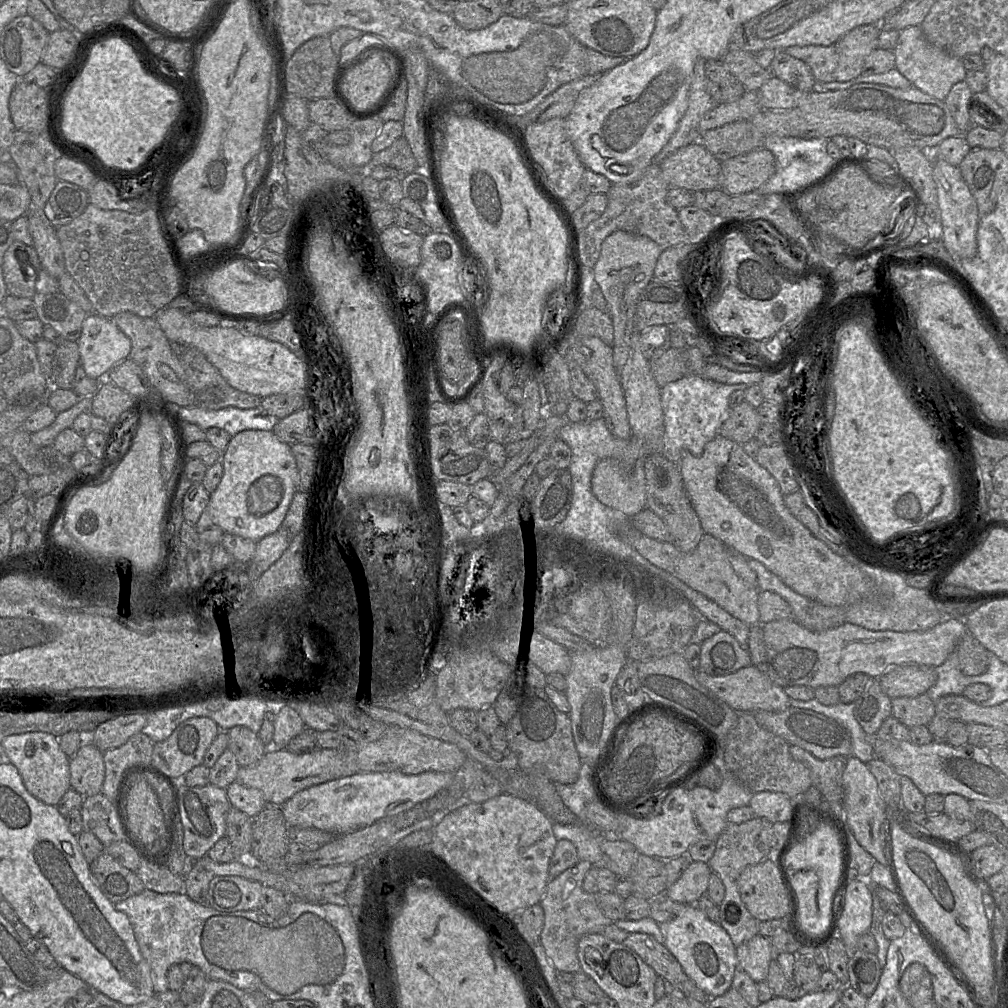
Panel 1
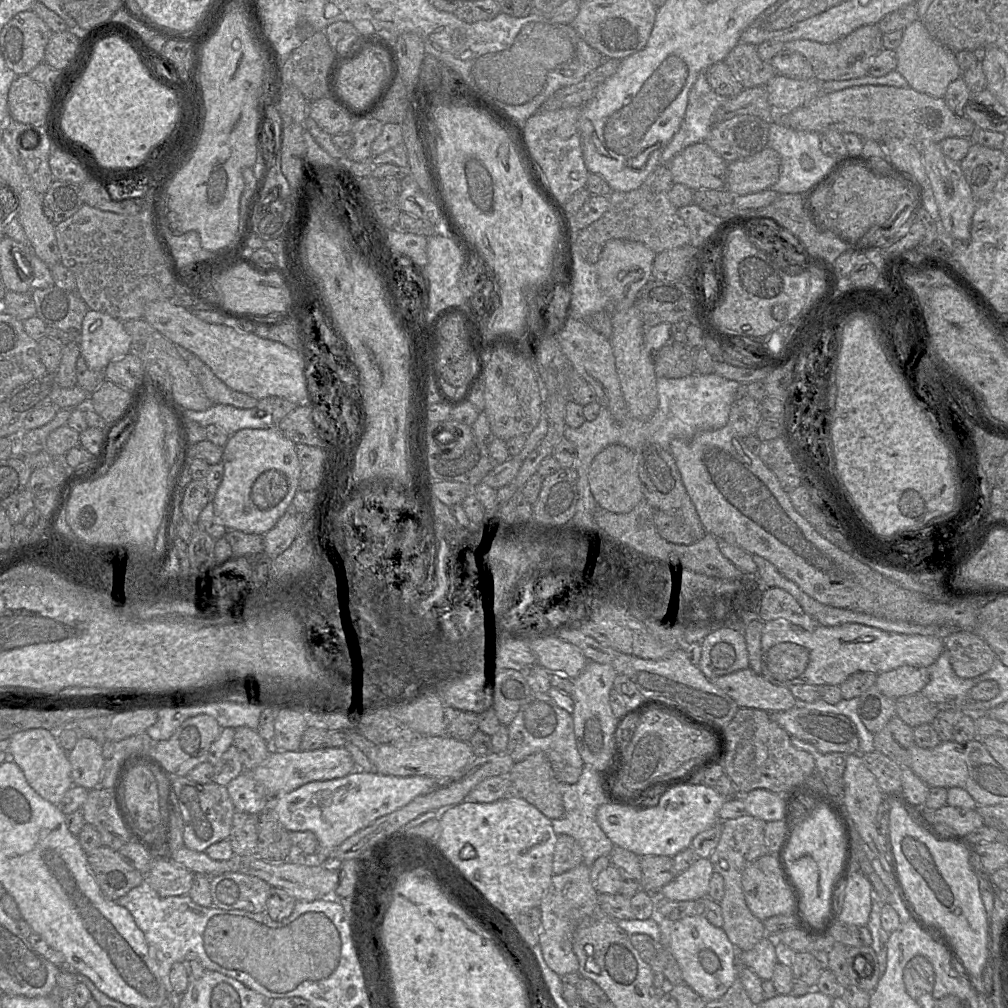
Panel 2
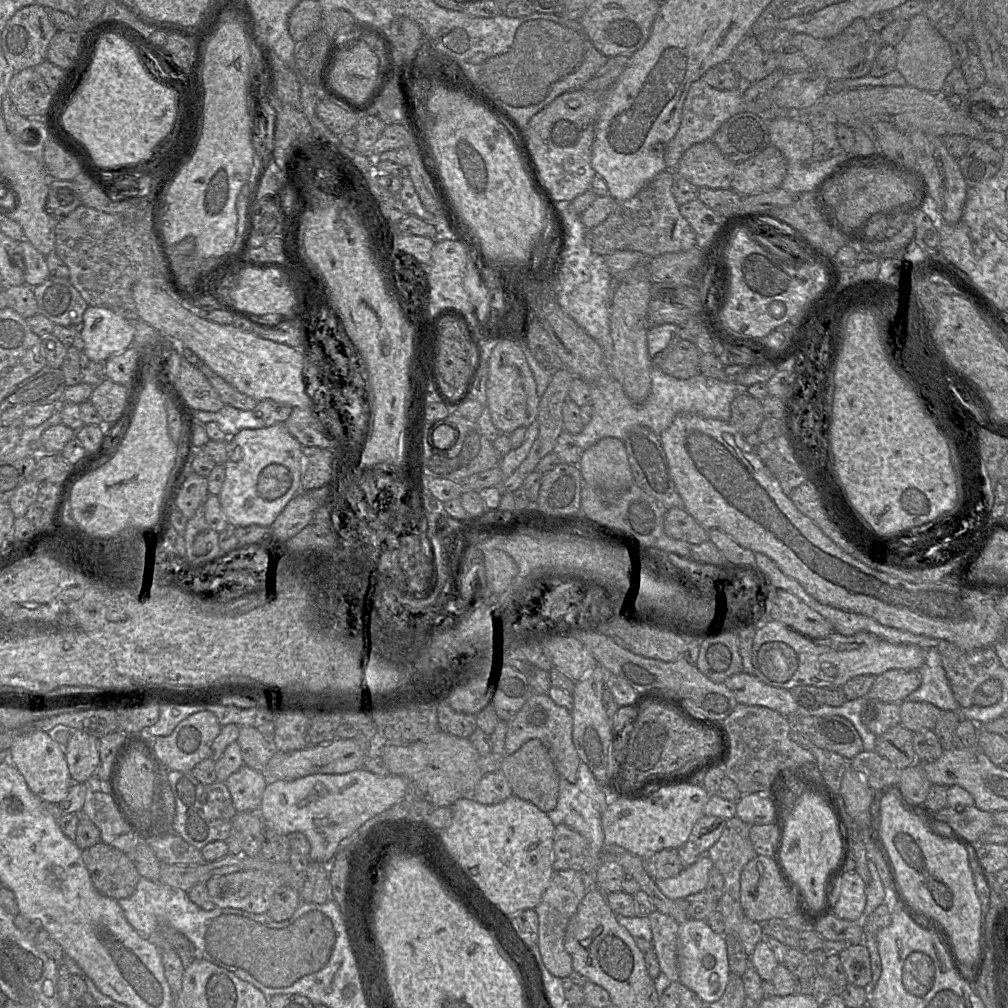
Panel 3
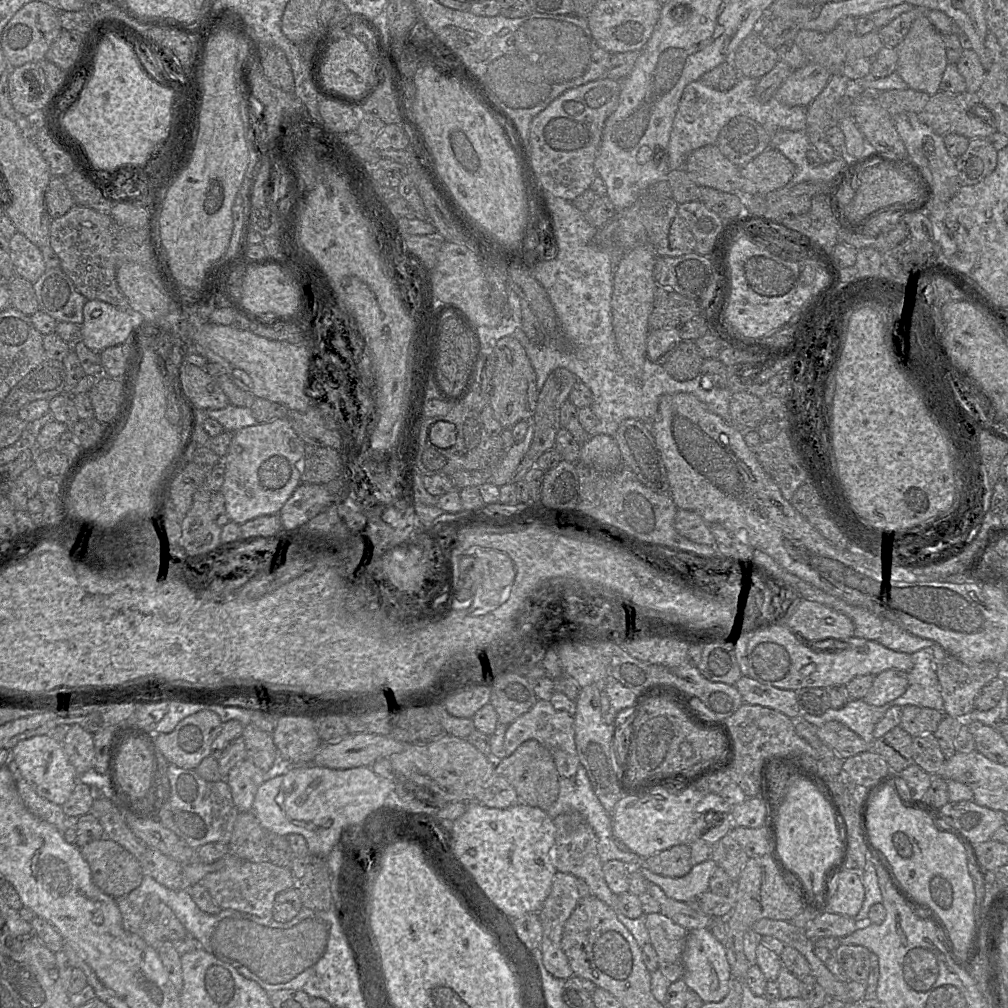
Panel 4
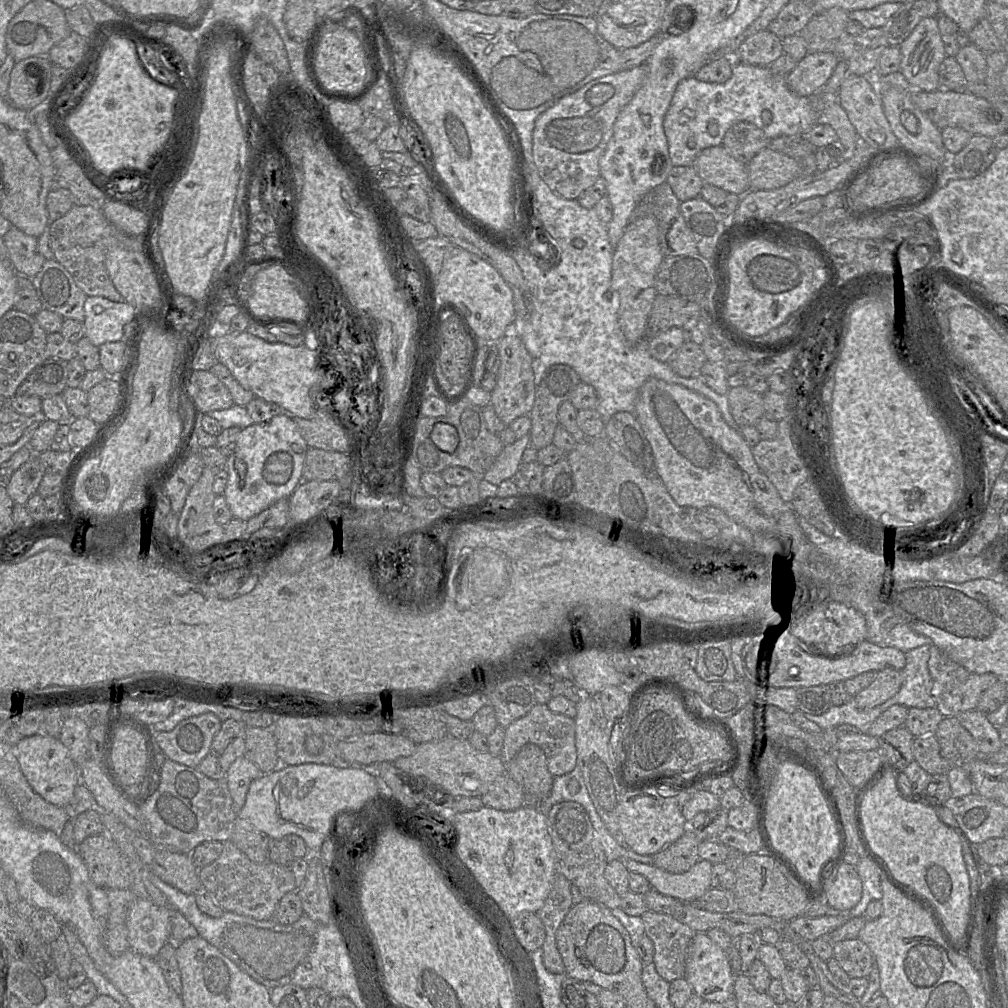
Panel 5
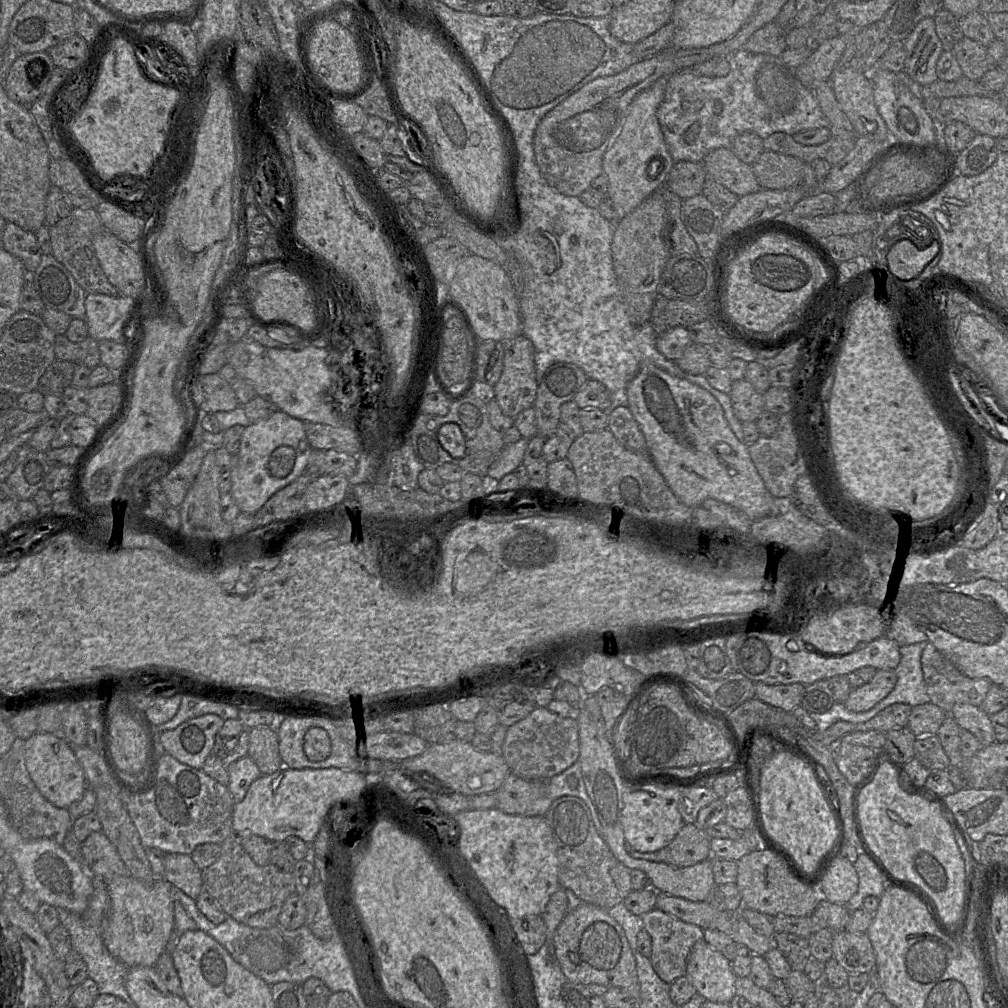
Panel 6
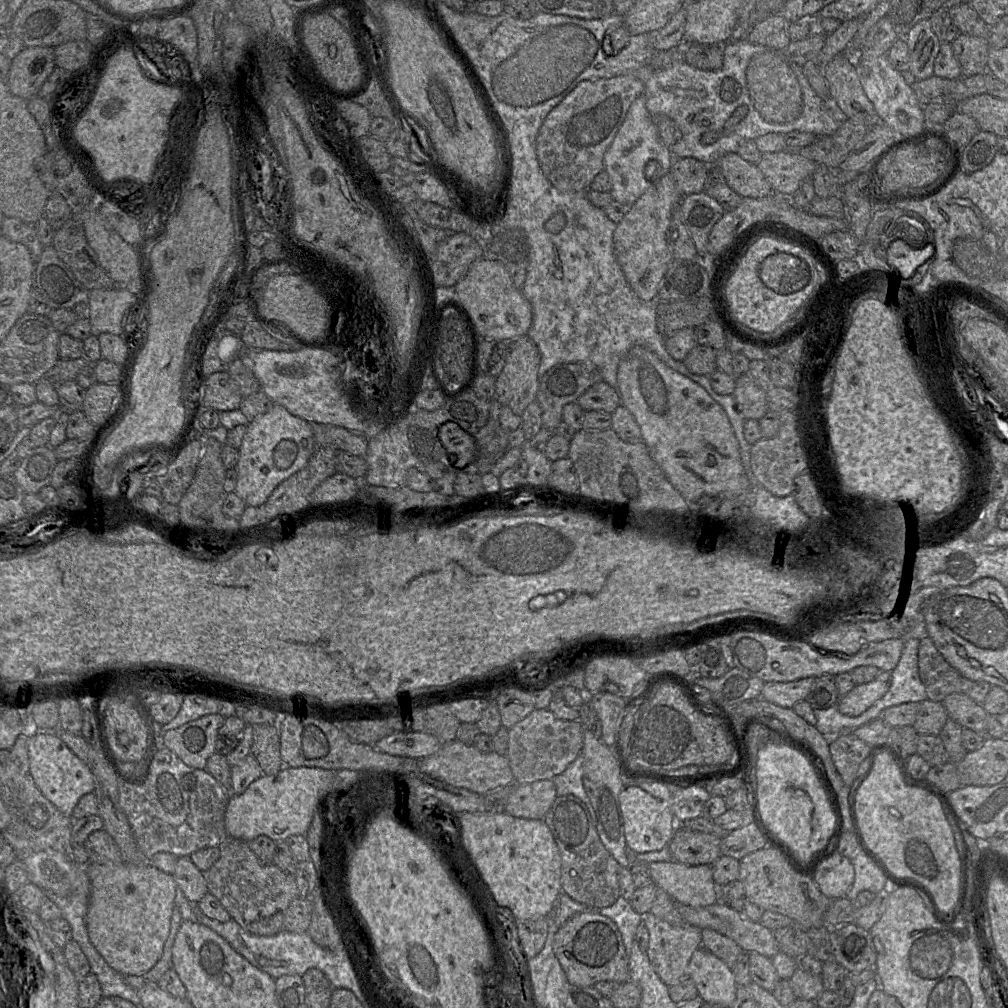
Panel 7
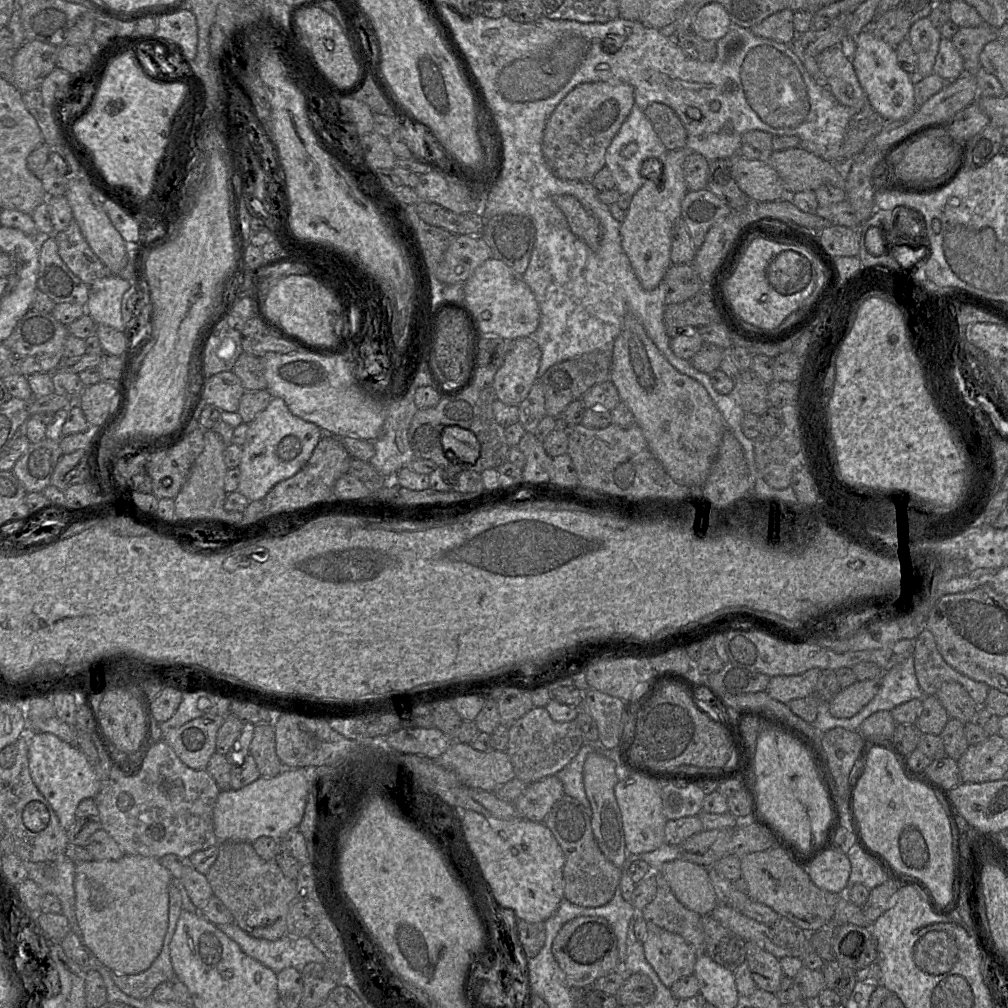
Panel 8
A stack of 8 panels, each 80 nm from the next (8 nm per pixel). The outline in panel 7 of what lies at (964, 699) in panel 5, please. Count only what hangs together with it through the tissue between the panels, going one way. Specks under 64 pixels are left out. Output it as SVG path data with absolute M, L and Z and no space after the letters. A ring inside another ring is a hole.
M929 636L920 640L918 668L921 681L925 686L927 698L937 702L942 702L947 695L953 692L961 692L971 697L977 703L983 704L992 686L986 681L973 681L962 676L943 658Z

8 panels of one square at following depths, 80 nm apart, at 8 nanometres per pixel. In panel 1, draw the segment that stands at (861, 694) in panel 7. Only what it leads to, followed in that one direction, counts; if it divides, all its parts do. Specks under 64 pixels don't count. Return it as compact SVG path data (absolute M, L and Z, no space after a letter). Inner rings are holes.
M919 664L891 666L879 678L882 691L891 699L925 694L937 681L935 667Z

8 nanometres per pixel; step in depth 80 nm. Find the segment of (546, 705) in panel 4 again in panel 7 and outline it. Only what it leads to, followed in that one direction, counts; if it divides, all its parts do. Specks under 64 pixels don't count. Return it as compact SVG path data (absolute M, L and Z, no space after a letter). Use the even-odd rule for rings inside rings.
M534 709L509 729L506 757L516 784L553 779L561 774L581 753L584 728L577 721L557 718L549 709Z

